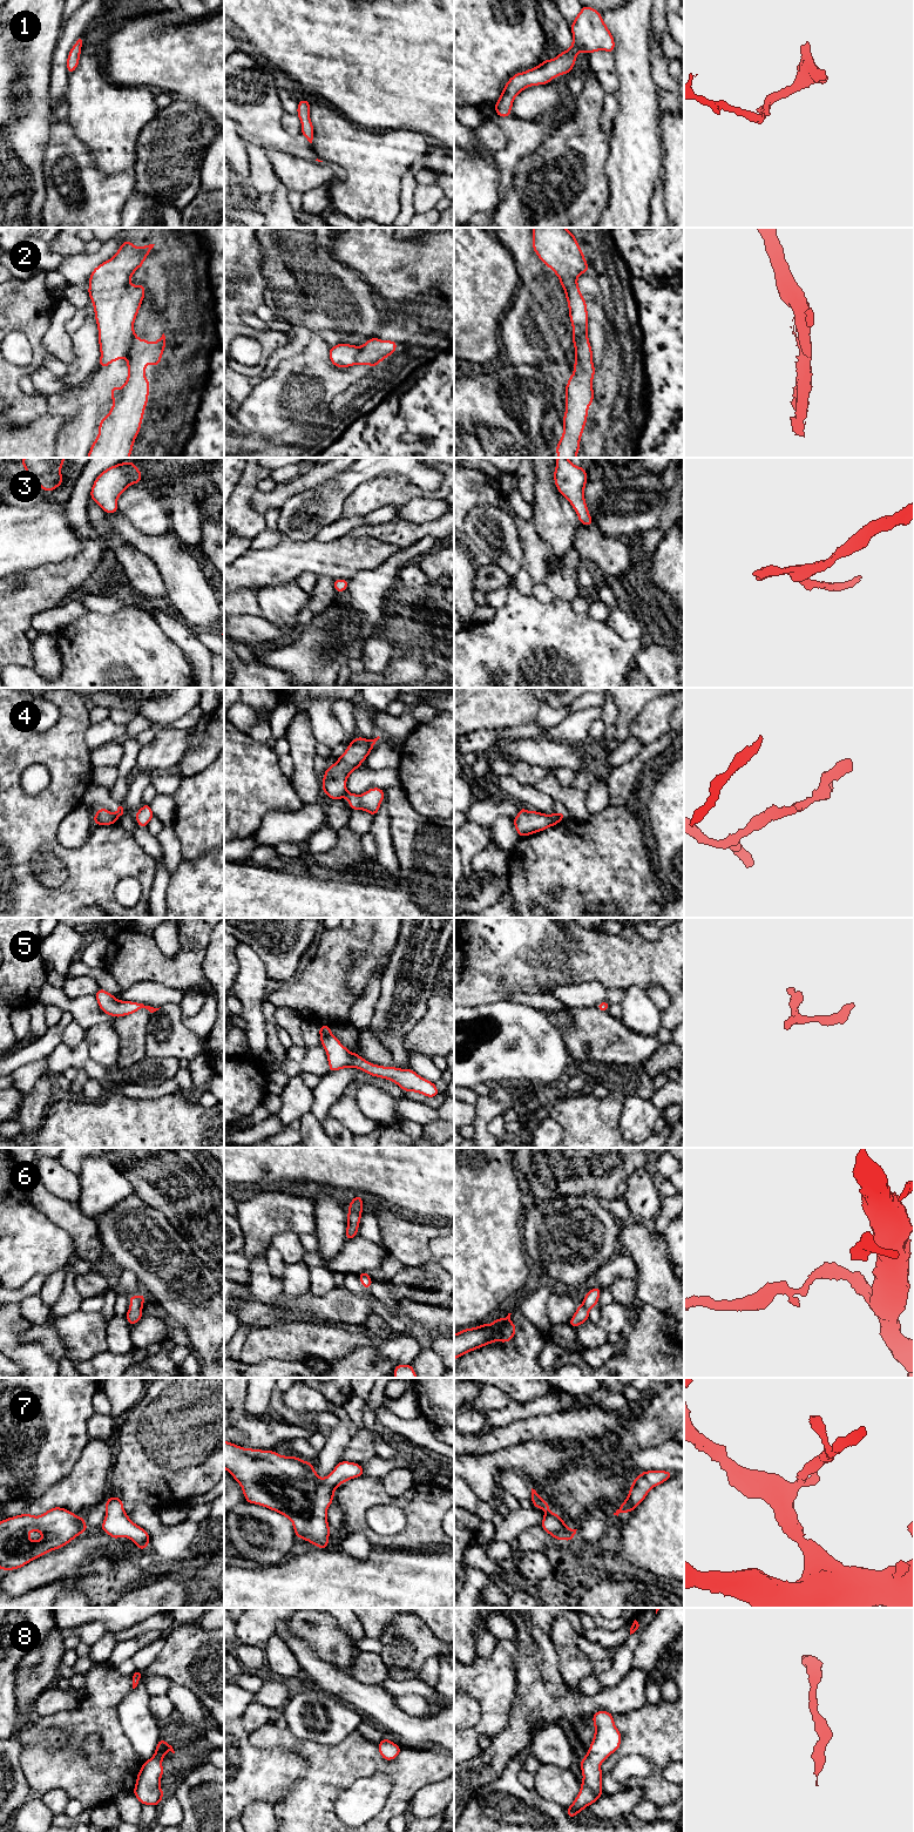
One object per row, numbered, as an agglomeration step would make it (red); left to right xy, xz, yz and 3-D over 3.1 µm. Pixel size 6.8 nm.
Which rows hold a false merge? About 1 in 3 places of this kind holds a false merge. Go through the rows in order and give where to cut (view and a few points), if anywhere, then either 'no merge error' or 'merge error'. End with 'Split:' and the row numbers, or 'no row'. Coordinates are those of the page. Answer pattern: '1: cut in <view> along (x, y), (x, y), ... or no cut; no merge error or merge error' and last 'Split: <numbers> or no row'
1: no cut; no merge error
2: cut in xy along (134, 331), (130, 346), (124, 356); merge error
3: no cut; no merge error
4: cut in xz along (346, 791), (342, 796); merge error
5: no cut; no merge error
6: no cut; no merge error
7: no cut; no merge error
8: no cut; no merge error
Split: 2, 4

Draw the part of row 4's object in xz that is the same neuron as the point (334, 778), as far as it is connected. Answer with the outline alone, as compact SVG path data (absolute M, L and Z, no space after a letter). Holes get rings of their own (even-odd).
M360 736L354 738L345 752L337 758L337 763L326 769L323 776L323 793L332 800L341 799L347 792L346 780L348 776L360 768L379 738L379 736L374 739L366 739Z

